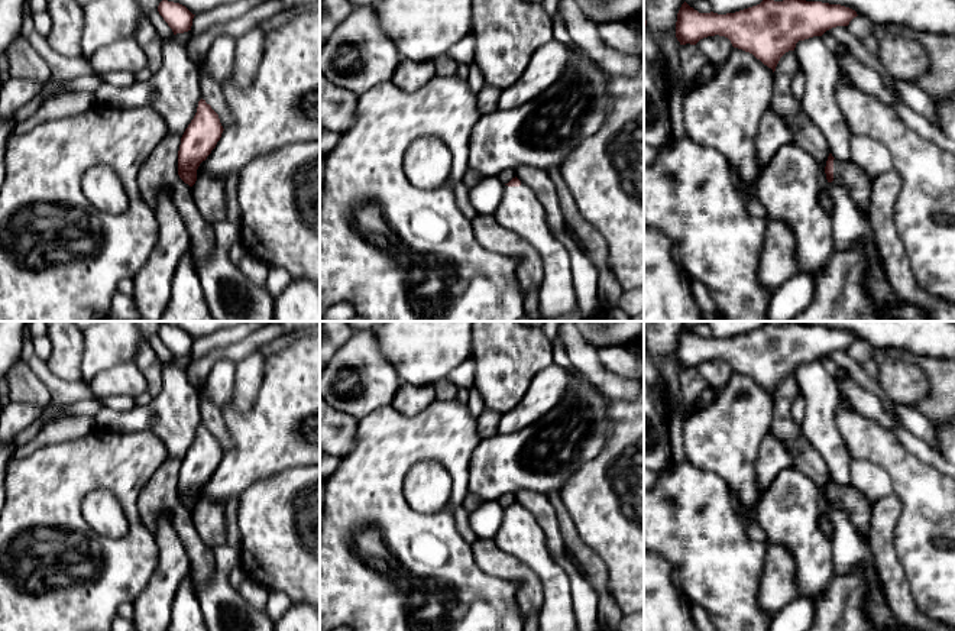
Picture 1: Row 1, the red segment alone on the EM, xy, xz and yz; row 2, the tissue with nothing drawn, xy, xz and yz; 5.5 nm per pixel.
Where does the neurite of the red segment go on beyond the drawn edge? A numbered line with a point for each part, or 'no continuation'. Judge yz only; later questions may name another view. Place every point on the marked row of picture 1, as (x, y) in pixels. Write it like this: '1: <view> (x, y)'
1: yz (860, 184)

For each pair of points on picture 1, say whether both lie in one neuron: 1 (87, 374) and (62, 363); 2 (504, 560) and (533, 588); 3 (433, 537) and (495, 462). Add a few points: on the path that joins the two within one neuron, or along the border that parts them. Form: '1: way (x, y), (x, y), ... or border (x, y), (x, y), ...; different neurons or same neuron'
1: border (84, 337), (80, 378); different neurons
2: way (511, 568), (525, 581); same neuron
3: border (472, 458), (466, 491); different neurons

